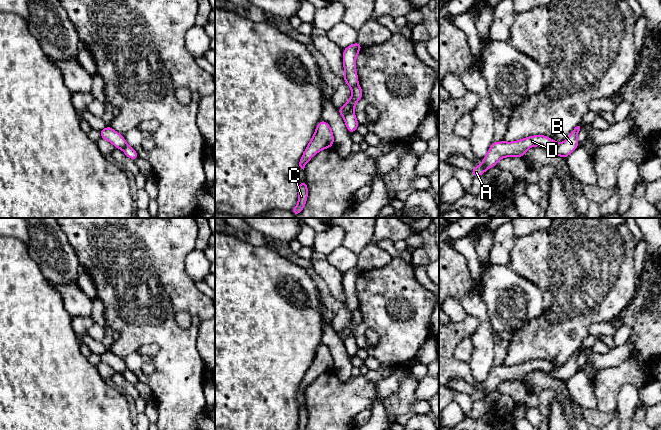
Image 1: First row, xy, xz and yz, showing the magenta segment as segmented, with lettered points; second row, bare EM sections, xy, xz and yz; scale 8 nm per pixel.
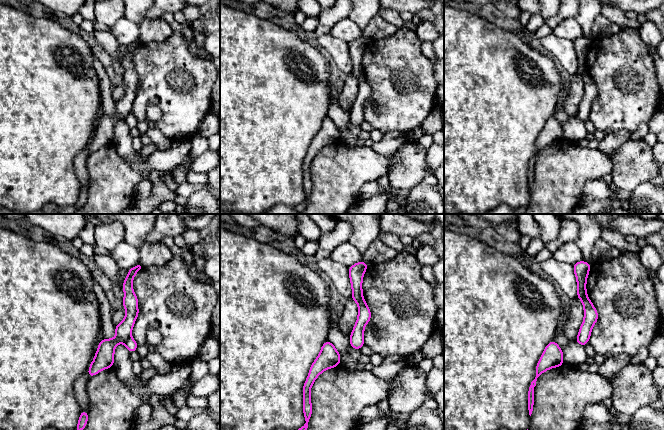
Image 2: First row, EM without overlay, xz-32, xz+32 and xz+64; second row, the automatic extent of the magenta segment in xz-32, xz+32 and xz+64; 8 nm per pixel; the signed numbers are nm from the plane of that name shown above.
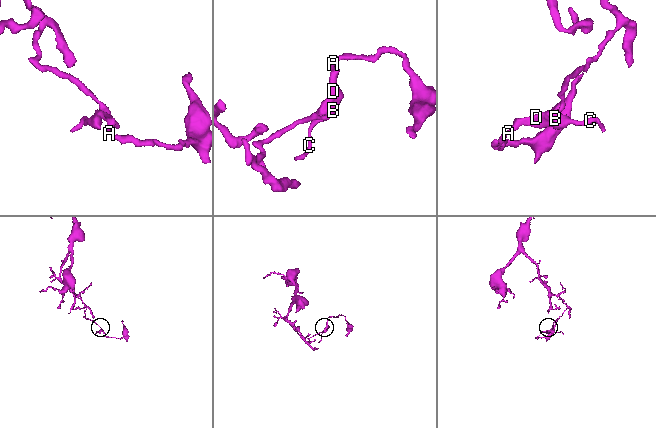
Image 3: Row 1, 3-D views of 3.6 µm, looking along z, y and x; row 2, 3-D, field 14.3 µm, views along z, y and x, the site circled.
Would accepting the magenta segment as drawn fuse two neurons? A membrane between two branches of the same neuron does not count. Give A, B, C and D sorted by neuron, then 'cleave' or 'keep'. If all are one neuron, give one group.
A C D / B; cleave

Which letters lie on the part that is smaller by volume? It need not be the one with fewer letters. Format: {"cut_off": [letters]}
{"cut_off": ["A", "C", "D"]}

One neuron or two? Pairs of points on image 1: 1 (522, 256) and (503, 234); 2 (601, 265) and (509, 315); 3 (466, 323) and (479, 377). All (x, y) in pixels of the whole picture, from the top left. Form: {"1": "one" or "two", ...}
{"1": "two", "2": "two", "3": "two"}

